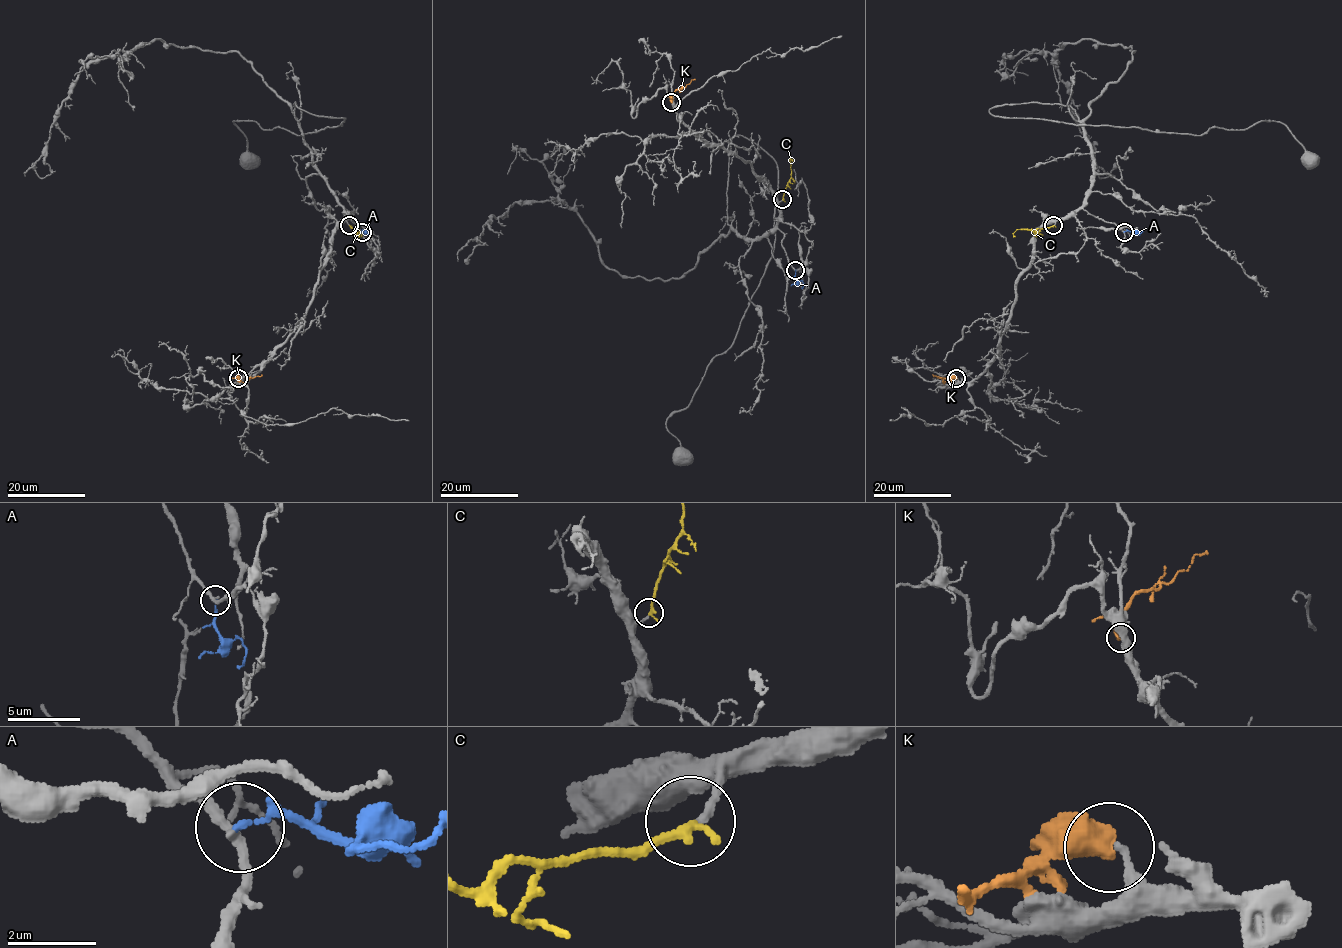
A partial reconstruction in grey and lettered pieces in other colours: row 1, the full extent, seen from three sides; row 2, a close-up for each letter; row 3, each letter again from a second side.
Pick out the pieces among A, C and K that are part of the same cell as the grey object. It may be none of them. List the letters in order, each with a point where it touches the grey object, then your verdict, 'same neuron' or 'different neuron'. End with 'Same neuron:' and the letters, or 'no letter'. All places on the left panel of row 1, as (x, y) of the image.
A: contact (362, 232); different neuron
C: contact (349, 225); same neuron
K: contact (238, 378); different neuron
Same neuron: C

